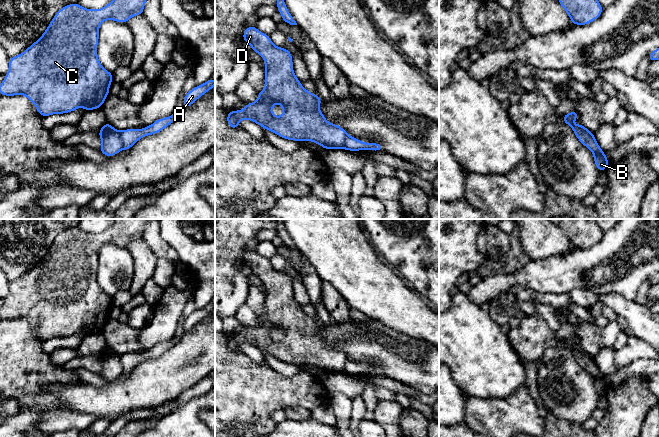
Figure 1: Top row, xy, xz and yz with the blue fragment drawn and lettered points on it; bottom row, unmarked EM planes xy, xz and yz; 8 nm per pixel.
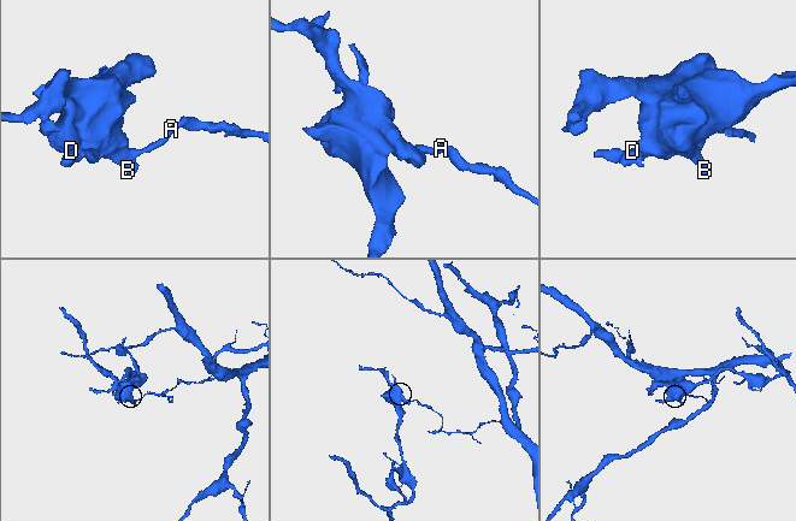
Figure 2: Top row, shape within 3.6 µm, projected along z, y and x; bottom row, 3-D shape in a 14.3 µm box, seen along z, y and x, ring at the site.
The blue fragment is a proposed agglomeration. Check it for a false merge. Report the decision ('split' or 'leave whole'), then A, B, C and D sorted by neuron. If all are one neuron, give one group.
split; groups A B / C D

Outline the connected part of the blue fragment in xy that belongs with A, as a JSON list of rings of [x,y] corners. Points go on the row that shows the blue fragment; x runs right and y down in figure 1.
[[[210,78],[202,85],[198,85],[185,94],[183,99],[184,109],[191,106],[196,100],[198,100],[206,92],[210,91],[215,86],[215,80]]]

